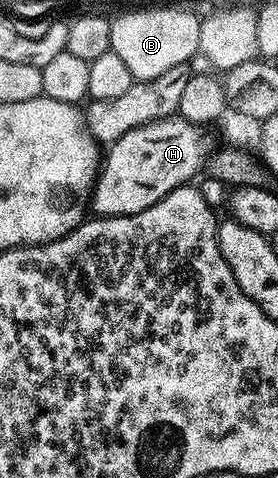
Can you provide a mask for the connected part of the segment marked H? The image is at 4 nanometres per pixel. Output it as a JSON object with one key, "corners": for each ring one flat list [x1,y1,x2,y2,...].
{"corners":[[173,115,130,131,111,142,112,149,103,158,90,189,93,214,102,217,125,217,146,211,158,199,180,185,187,185,201,170,206,149,200,146,201,130]]}

